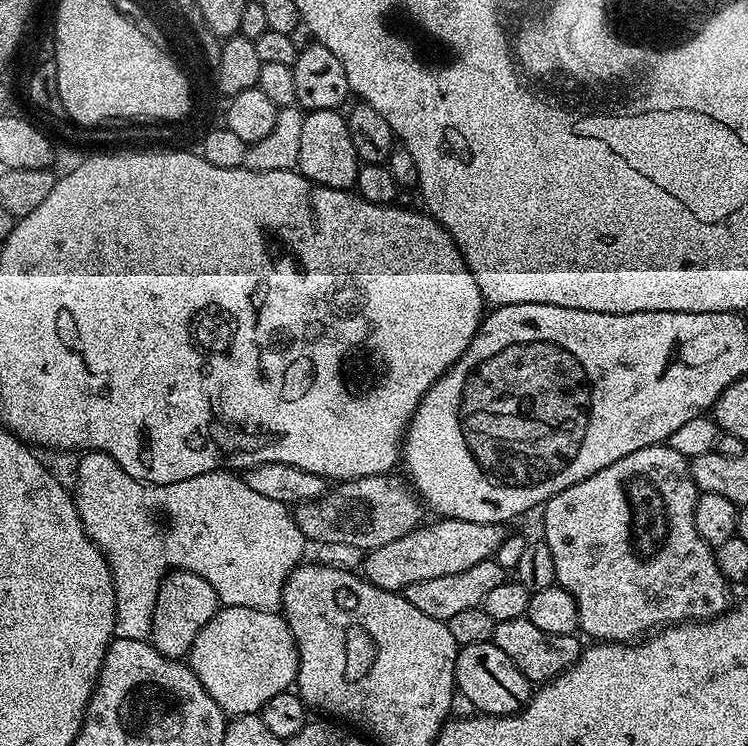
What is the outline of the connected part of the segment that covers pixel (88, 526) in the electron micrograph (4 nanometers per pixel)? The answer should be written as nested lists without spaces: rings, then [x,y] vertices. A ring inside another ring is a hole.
[[[86,452],[79,457],[80,465],[76,468],[76,488],[74,487],[74,499],[76,509],[82,518],[84,532],[98,547],[100,553],[106,558],[108,569],[112,571],[112,580],[116,583],[116,636],[119,638],[134,638],[135,640],[148,640],[151,634],[152,615],[154,614],[155,600],[158,598],[159,586],[165,576],[173,569],[190,571],[204,578],[217,592],[217,598],[221,605],[233,608],[234,606],[246,606],[254,610],[266,610],[276,612],[281,607],[280,599],[284,593],[284,584],[288,581],[288,575],[296,569],[297,564],[305,559],[304,546],[306,539],[299,529],[298,522],[293,516],[293,509],[282,502],[274,502],[274,498],[266,498],[250,490],[246,486],[243,475],[232,470],[217,470],[210,474],[198,474],[194,478],[186,478],[186,482],[170,482],[169,484],[143,484],[141,480],[135,480],[114,458],[110,458],[105,452]],[[161,512],[168,519],[168,525],[160,529],[156,521],[156,515]]]

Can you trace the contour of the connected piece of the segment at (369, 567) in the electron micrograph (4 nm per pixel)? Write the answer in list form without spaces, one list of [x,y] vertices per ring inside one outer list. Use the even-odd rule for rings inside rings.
[[[451,518],[433,519],[433,524],[424,522],[395,538],[384,546],[369,551],[363,558],[363,579],[387,592],[403,593],[406,586],[413,582],[427,582],[430,578],[443,578],[449,574],[459,574],[461,570],[470,570],[478,562],[493,559],[510,532],[504,524],[494,522],[466,522]]]

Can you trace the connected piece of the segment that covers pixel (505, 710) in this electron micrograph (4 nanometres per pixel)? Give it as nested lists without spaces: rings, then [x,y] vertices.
[[[491,640],[463,645],[456,654],[456,687],[485,716],[513,716],[527,704],[534,684]]]

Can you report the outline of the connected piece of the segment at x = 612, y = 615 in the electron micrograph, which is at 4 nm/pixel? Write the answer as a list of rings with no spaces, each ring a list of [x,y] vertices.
[[[667,443],[651,444],[642,450],[634,450],[634,454],[626,454],[622,458],[618,458],[618,462],[590,474],[590,478],[577,484],[571,484],[566,490],[551,496],[543,505],[544,532],[542,532],[542,539],[546,542],[546,546],[550,546],[550,555],[554,558],[556,584],[565,588],[574,598],[580,619],[579,631],[585,637],[587,637],[586,635],[592,636],[588,638],[596,642],[636,642],[669,624],[711,620],[712,617],[720,616],[723,612],[728,611],[730,582],[724,577],[722,570],[718,570],[713,545],[707,544],[694,526],[698,489],[689,472],[689,457],[678,454],[678,450],[670,450]]]

